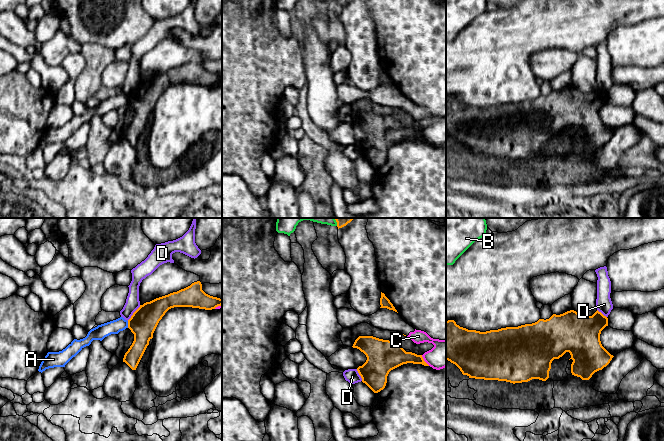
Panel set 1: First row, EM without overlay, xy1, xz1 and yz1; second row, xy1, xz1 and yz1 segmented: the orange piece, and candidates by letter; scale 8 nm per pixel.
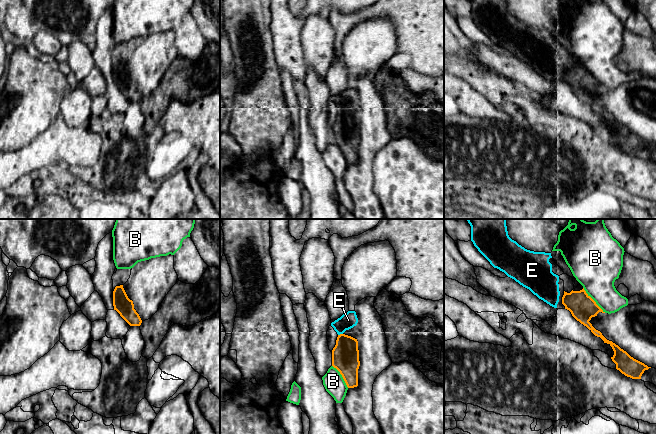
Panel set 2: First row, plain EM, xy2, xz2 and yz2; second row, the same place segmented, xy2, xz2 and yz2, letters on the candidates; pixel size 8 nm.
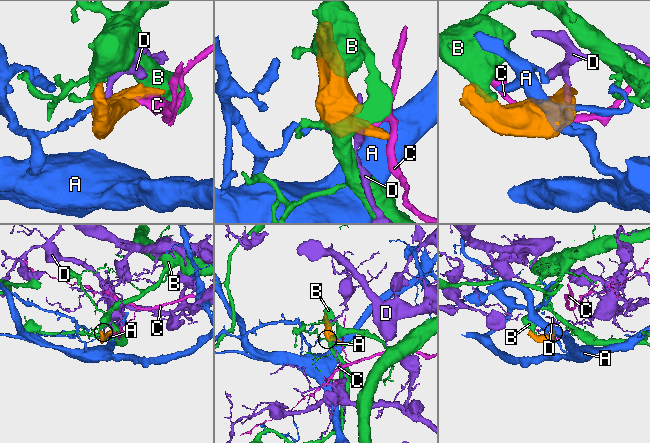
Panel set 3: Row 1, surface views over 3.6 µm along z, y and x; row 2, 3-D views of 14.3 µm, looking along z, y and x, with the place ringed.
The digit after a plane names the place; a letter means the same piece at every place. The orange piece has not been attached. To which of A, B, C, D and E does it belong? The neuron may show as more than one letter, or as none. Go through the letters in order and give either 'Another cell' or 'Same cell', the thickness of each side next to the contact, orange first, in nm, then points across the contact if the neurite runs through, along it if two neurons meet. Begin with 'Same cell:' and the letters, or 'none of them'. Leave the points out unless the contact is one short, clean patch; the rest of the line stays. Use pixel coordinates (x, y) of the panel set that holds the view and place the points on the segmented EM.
Same cell: E
A: Another cell. Thickness 220 nm (orange) against 110 nm. Boundary: xy1 (127, 321), (128, 327)
B: Another cell. Thickness 200 nm (orange) against 360 nm. Boundary: yz2 (583, 287), (585, 292), (605, 312)
C: Another cell. Thickness 190 nm (orange) against 220 nm
D: Another cell. Thickness 220 nm (orange) against 110 nm. Boundary: xy1 (140, 305), (127, 320)
E: Same cell. Thickness 220 nm (orange) against 130 nm

